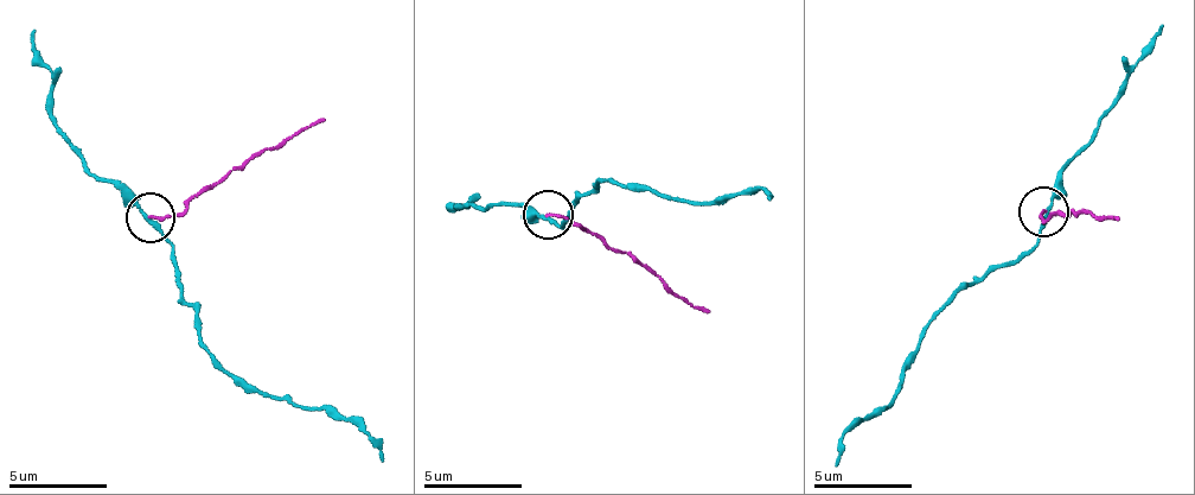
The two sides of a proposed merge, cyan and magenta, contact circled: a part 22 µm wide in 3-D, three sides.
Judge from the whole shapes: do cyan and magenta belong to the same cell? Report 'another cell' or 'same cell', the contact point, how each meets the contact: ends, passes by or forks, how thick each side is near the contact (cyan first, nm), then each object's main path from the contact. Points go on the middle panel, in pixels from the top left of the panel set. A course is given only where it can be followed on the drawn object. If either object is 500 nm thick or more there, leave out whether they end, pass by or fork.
another cell | (548, 215) | cyan passes by | magenta ends | 180/140 nm | cyan via (545, 215), (558, 226), (572, 217), (570, 202), (608, 179), (659, 197), (724, 203), (752, 194), (771, 197) | magenta via (547, 213), (570, 220), (628, 254), (669, 291), (709, 311)

